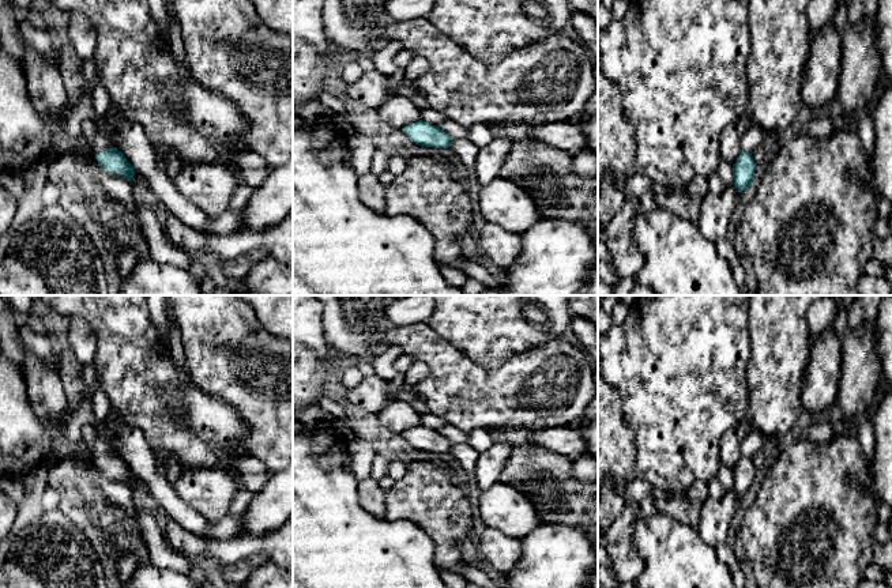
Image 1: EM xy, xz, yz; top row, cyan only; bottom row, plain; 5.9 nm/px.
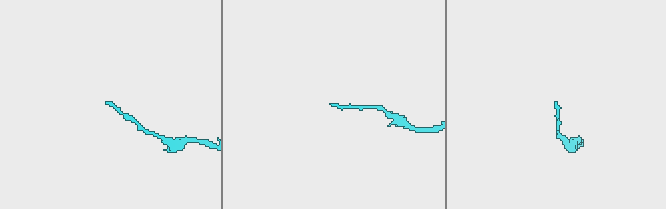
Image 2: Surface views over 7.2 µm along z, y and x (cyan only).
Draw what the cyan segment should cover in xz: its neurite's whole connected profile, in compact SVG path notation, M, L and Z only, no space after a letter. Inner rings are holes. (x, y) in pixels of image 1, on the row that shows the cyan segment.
M418 120L402 128L411 142L424 147L448 148L452 137L439 125Z

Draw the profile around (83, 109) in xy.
M94 83L90 86L87 95L82 98L75 106L69 108L64 114L67 135L72 139L80 136L79 127L83 120L97 120L97 113L91 102L93 86Z

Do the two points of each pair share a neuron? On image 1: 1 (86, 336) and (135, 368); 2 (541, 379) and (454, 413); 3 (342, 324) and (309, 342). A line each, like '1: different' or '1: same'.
1: different
2: same
3: different

